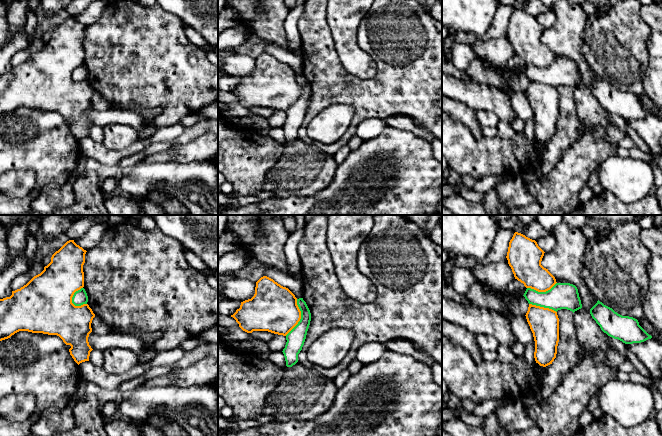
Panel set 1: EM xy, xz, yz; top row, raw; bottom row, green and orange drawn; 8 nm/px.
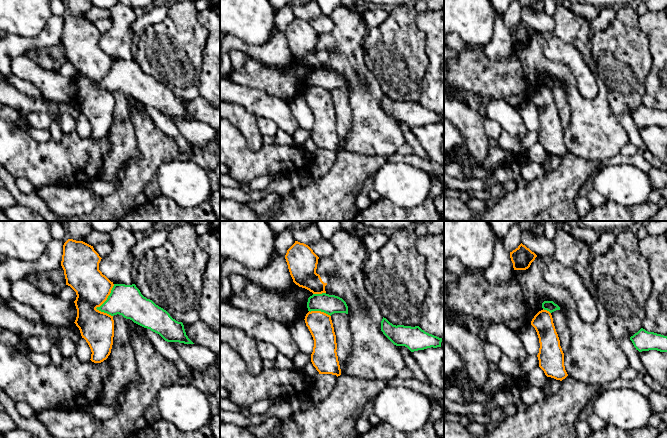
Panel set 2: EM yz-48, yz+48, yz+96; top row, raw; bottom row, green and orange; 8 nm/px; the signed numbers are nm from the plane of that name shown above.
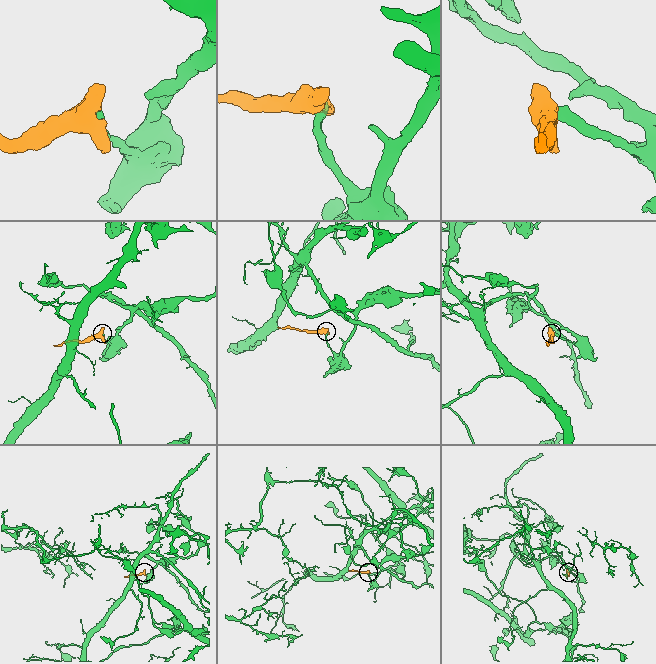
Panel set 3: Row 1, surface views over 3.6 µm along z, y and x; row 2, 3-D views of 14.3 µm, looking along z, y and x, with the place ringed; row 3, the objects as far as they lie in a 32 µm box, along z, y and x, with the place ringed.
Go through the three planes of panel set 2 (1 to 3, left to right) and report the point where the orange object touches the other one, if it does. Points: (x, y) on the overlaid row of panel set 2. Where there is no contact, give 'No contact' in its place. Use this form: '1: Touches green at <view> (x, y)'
1: Touches green at yz-48 (102, 304)
2: Touches green at yz+48 (320, 310)
3: Touches green at yz+96 (547, 310)

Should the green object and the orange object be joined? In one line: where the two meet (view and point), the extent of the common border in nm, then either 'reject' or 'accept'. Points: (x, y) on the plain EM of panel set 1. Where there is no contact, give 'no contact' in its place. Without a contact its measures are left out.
xz (301, 93) | 320 nm | reject

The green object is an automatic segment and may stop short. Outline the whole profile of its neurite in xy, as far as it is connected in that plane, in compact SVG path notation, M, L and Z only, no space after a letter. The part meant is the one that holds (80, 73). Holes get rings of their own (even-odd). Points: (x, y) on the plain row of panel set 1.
M84 64L76 67L72 73L72 79L75 82L81 82L83 80L87 80L88 72Z

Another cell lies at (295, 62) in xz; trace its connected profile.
M266 43L264 52L273 55L281 62L288 64L297 75L303 73L302 55L294 55L292 52L284 50L283 48L272 43Z

